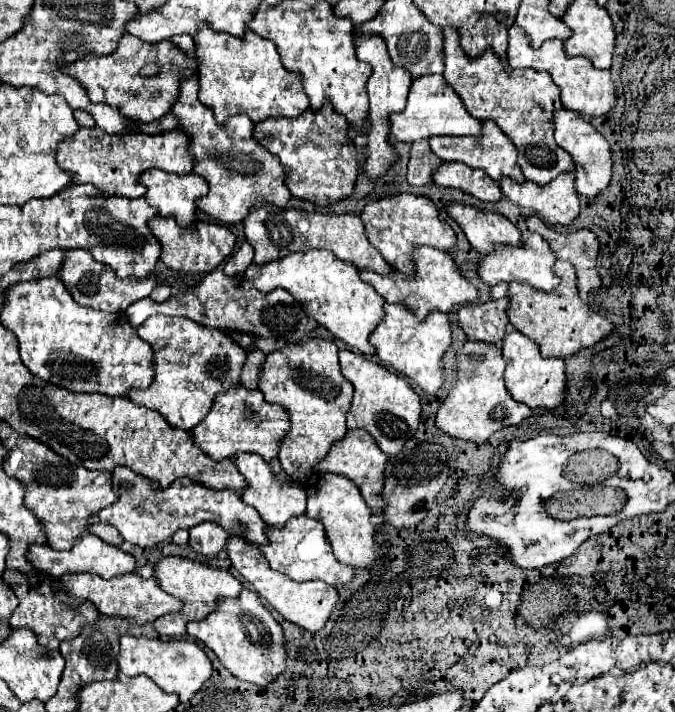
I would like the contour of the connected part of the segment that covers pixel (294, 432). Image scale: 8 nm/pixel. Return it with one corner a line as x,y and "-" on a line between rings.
304,339
266,355
260,365
258,389
268,403
280,405
290,415
290,431
280,441
278,459
284,471
304,479
310,467
328,453
332,441
346,433
346,413
352,403
352,383
342,379
338,347
328,339

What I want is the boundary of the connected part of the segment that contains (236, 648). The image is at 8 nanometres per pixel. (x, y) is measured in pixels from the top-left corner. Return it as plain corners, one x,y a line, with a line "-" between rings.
242,589
238,597
220,597
216,611
202,621
190,621
186,625
186,633
210,647
220,663
238,679
268,685
286,669
282,627
278,627
272,613
250,589

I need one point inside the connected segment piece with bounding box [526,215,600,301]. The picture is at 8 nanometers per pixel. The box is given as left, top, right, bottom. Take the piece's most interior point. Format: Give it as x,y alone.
581,248

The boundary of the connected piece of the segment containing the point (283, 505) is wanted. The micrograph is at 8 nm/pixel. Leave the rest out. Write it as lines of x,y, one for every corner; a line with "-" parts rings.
238,453
234,457
234,463
246,479
246,487
240,491
242,501
252,505
260,513
260,517
266,525
284,525
290,517
302,515
306,511
306,489
302,485
280,485
272,477
272,471
268,469
268,463
260,455
256,455
256,453

